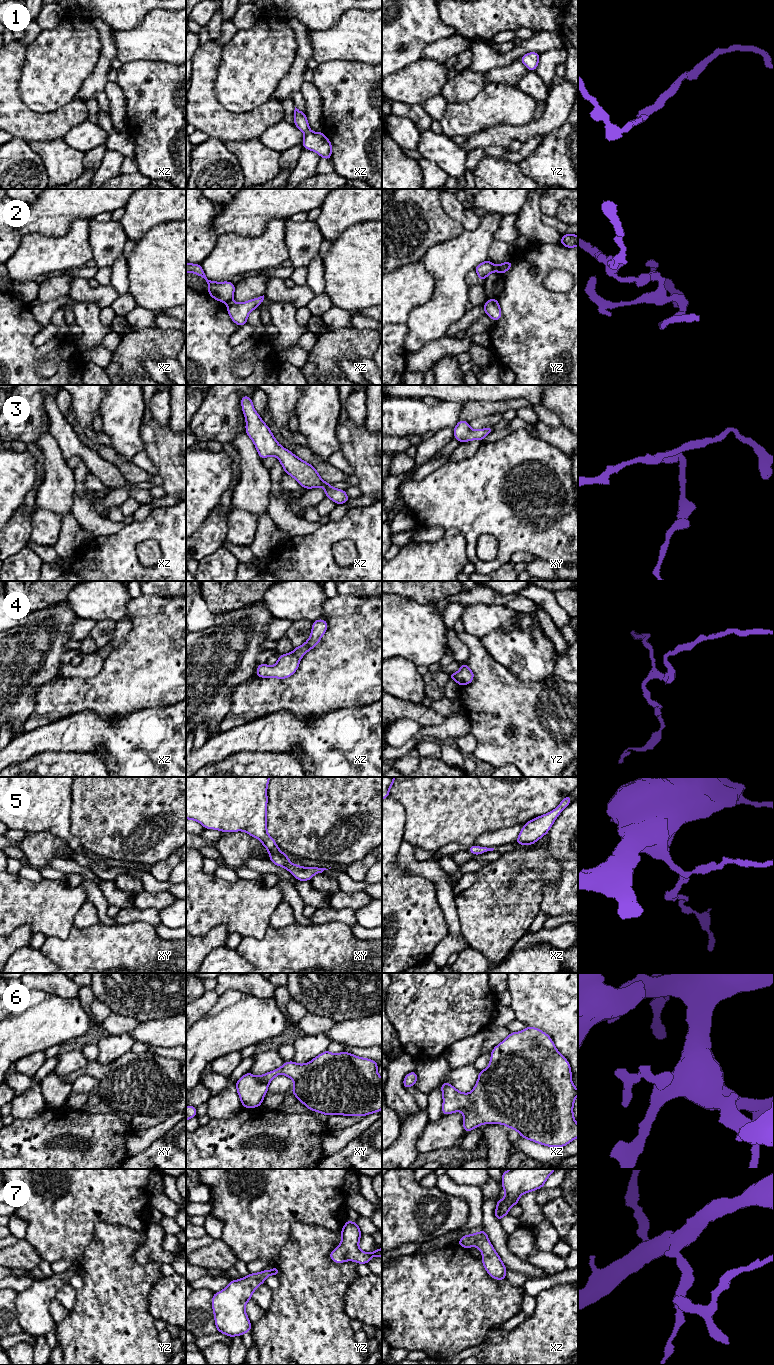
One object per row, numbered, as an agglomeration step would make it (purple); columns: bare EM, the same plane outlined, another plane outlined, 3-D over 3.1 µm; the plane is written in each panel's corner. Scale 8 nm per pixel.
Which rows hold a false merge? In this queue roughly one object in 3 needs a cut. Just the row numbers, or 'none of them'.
2, 4

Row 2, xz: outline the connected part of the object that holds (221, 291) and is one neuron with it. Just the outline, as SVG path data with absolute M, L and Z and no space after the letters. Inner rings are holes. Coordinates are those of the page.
M186 262L186 273L191 272L204 278L208 284L208 294L217 301L231 303L234 297L235 284L230 281L215 282L208 280L203 272L201 264L191 264Z

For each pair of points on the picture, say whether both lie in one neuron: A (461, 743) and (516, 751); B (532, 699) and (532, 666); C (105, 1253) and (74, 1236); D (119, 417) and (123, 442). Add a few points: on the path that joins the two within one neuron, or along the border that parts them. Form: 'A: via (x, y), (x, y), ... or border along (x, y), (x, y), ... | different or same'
A: border along (470, 731), (475, 739), (474, 753) | different
B: border along (510, 672), (533, 681), (553, 676) | different
C: border along (98, 1222), (94, 1228), (93, 1239), (80, 1263) | different
D: via (121, 423), (123, 436) | same

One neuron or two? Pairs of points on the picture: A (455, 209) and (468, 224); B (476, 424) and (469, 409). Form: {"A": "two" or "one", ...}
{"A": "one", "B": "two"}

